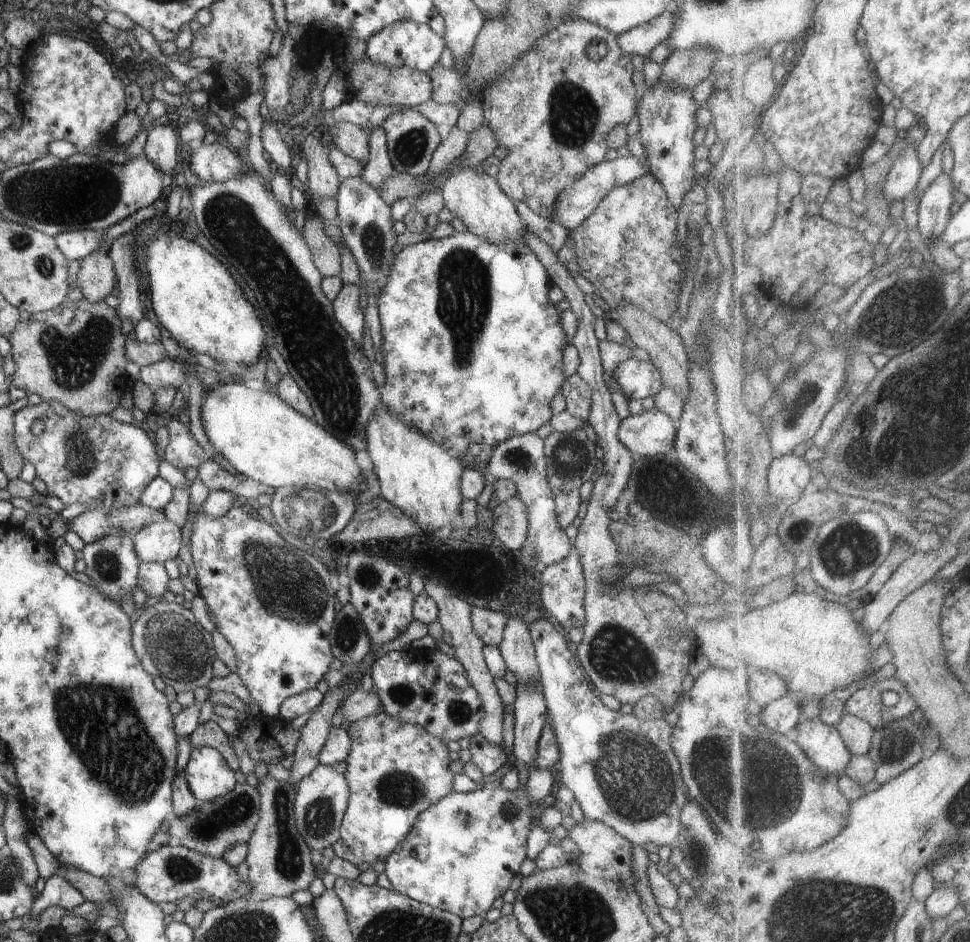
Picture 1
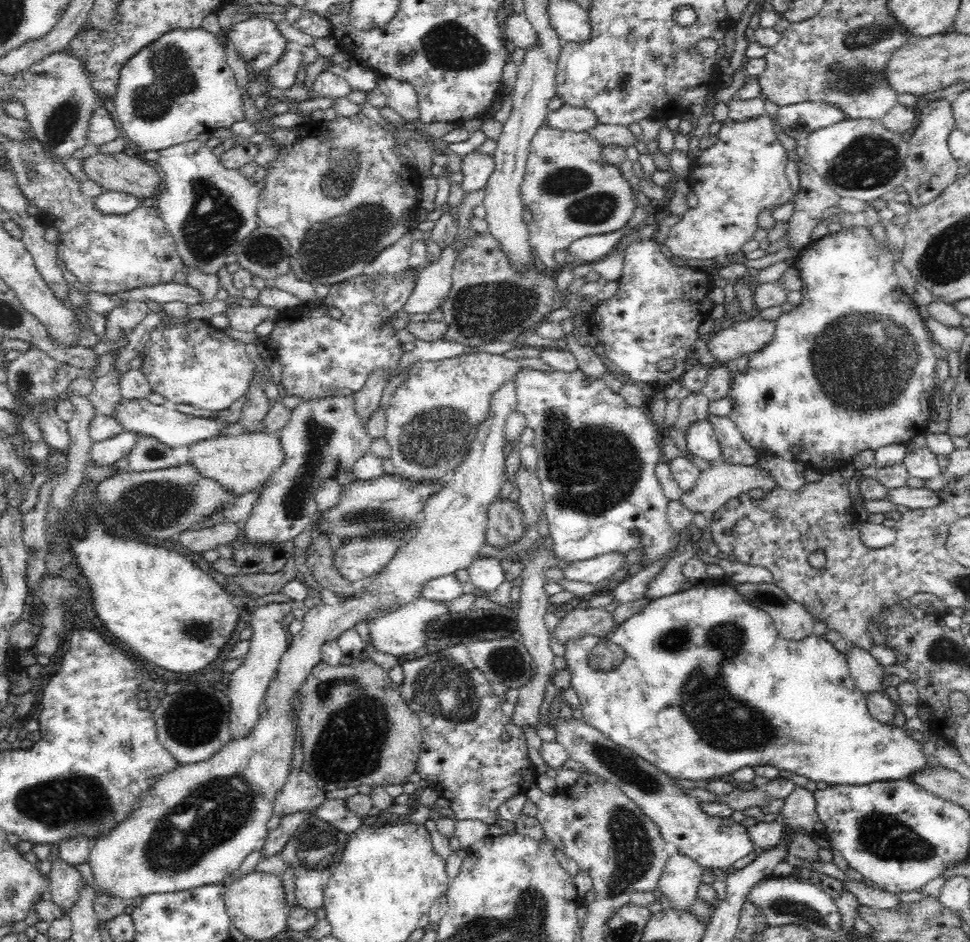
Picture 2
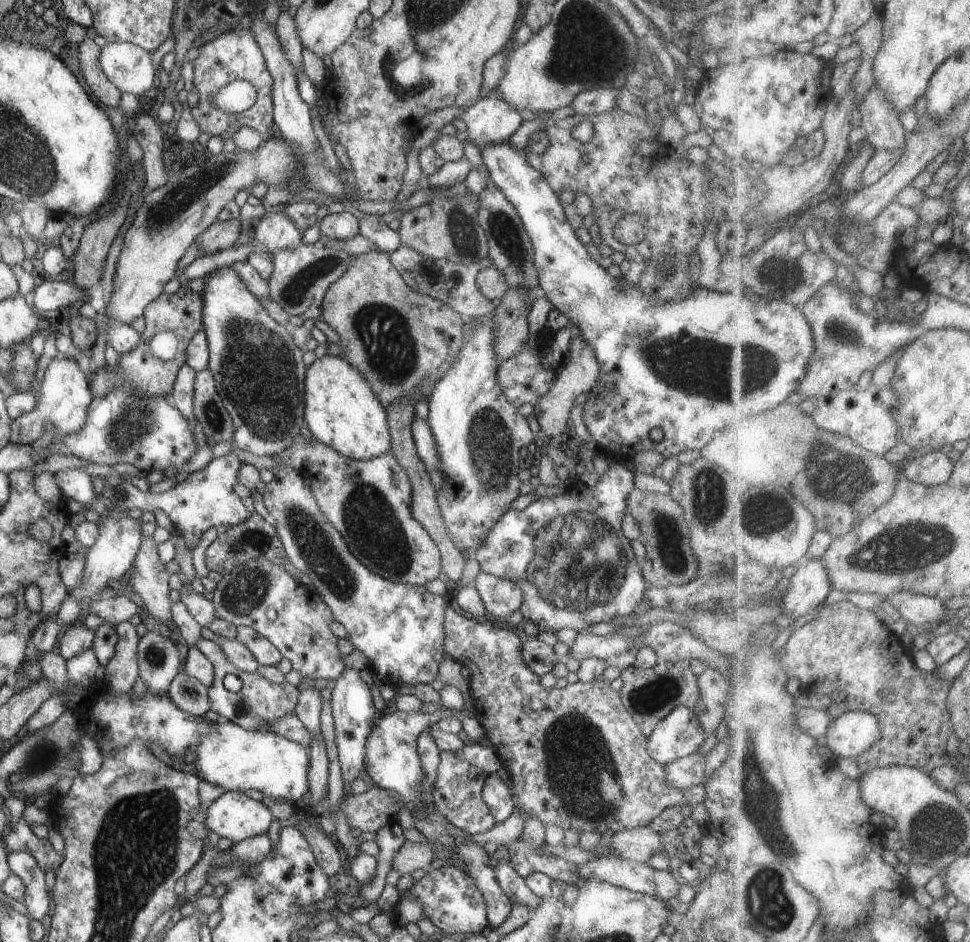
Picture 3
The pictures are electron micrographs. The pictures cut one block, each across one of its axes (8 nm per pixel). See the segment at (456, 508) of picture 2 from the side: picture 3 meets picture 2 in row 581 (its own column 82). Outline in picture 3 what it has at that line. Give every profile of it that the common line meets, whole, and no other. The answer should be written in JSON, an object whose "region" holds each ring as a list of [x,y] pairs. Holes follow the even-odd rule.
{"region":[[[57,354],[45,370],[41,388],[36,399],[36,406],[28,412],[10,436],[10,444],[33,444],[44,434],[46,422],[51,422],[60,431],[59,436],[72,436],[78,434],[88,418],[88,410],[93,396],[90,392],[89,382],[86,380],[85,367],[82,363]]]}

